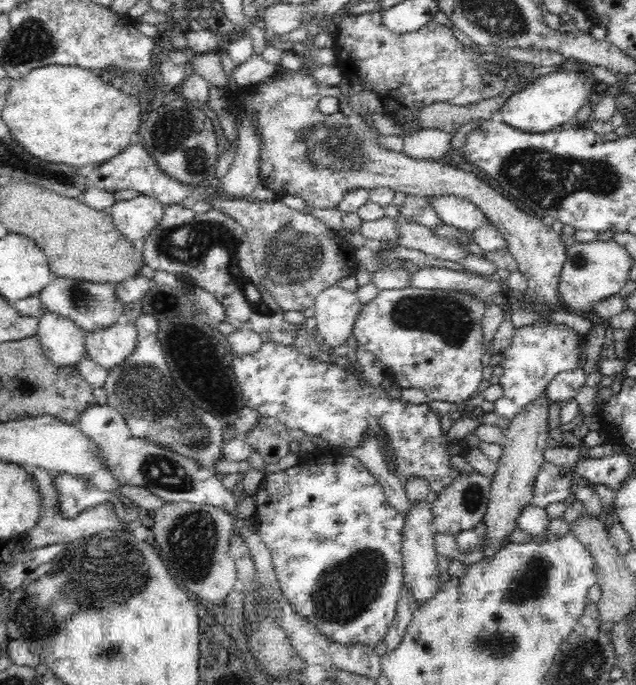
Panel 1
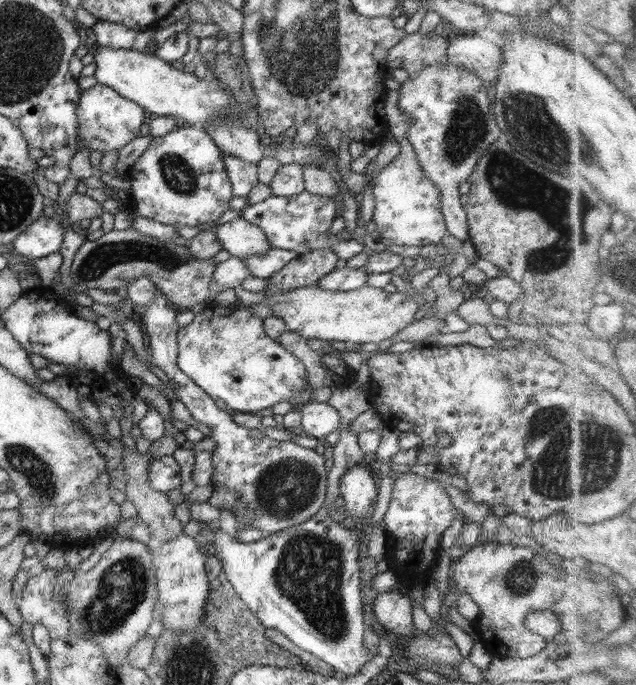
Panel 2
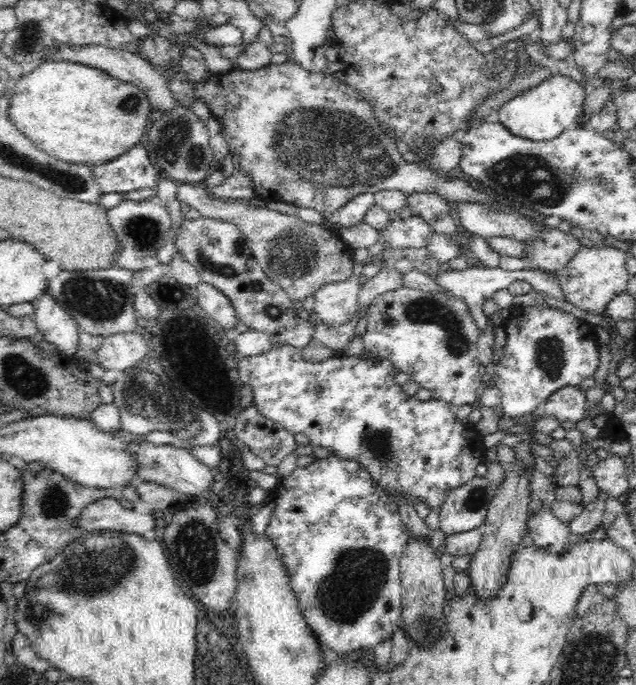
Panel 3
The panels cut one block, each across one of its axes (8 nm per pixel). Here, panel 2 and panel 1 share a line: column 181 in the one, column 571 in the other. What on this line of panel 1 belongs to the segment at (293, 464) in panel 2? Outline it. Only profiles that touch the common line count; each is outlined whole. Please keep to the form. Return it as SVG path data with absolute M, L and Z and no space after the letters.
M576 367L573 371L562 371L547 384L546 397L550 405L560 403L564 406L574 400L578 389L585 385L586 374L582 367Z

